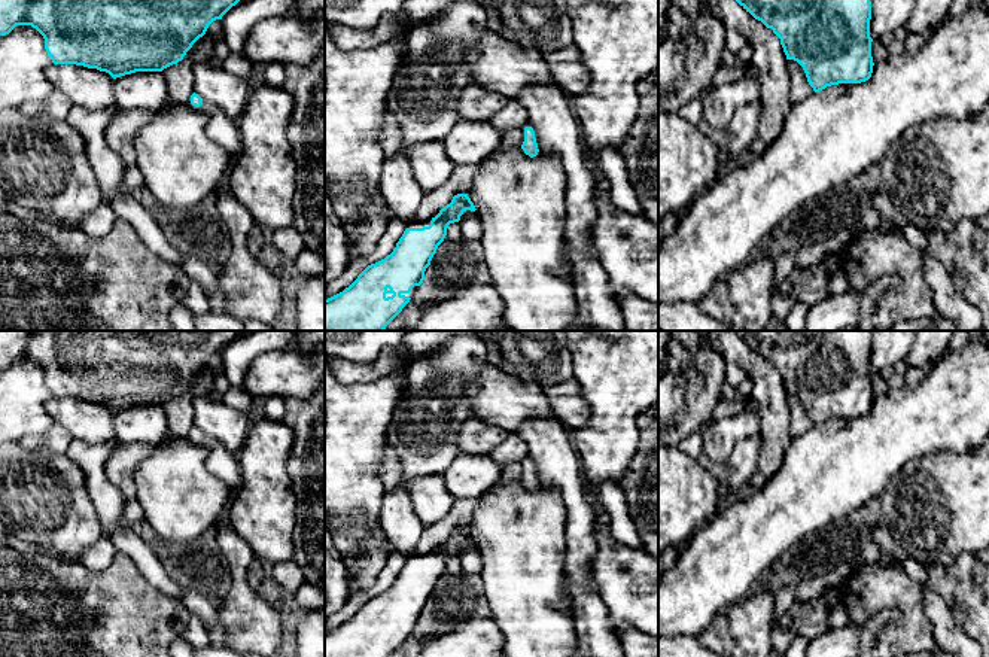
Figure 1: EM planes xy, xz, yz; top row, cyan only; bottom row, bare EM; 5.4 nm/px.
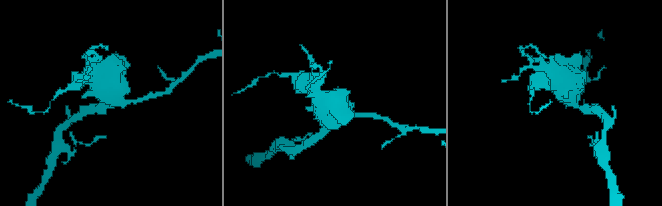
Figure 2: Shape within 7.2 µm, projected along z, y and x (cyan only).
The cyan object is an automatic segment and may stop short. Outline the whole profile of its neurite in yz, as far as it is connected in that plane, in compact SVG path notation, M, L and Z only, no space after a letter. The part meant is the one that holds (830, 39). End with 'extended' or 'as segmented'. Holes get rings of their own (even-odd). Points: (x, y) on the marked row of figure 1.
M736 0L780 39L786 60L797 61L815 92L871 77L870 0Z; as segmented

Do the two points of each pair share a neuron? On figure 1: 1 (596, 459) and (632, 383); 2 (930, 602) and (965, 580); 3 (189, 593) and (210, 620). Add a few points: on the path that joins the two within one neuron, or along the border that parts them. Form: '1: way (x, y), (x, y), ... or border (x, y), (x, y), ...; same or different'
1: way (611, 440), (614, 402); same
2: border (924, 584), (946, 604), (958, 626); different
3: way (192, 599), (207, 614); same

